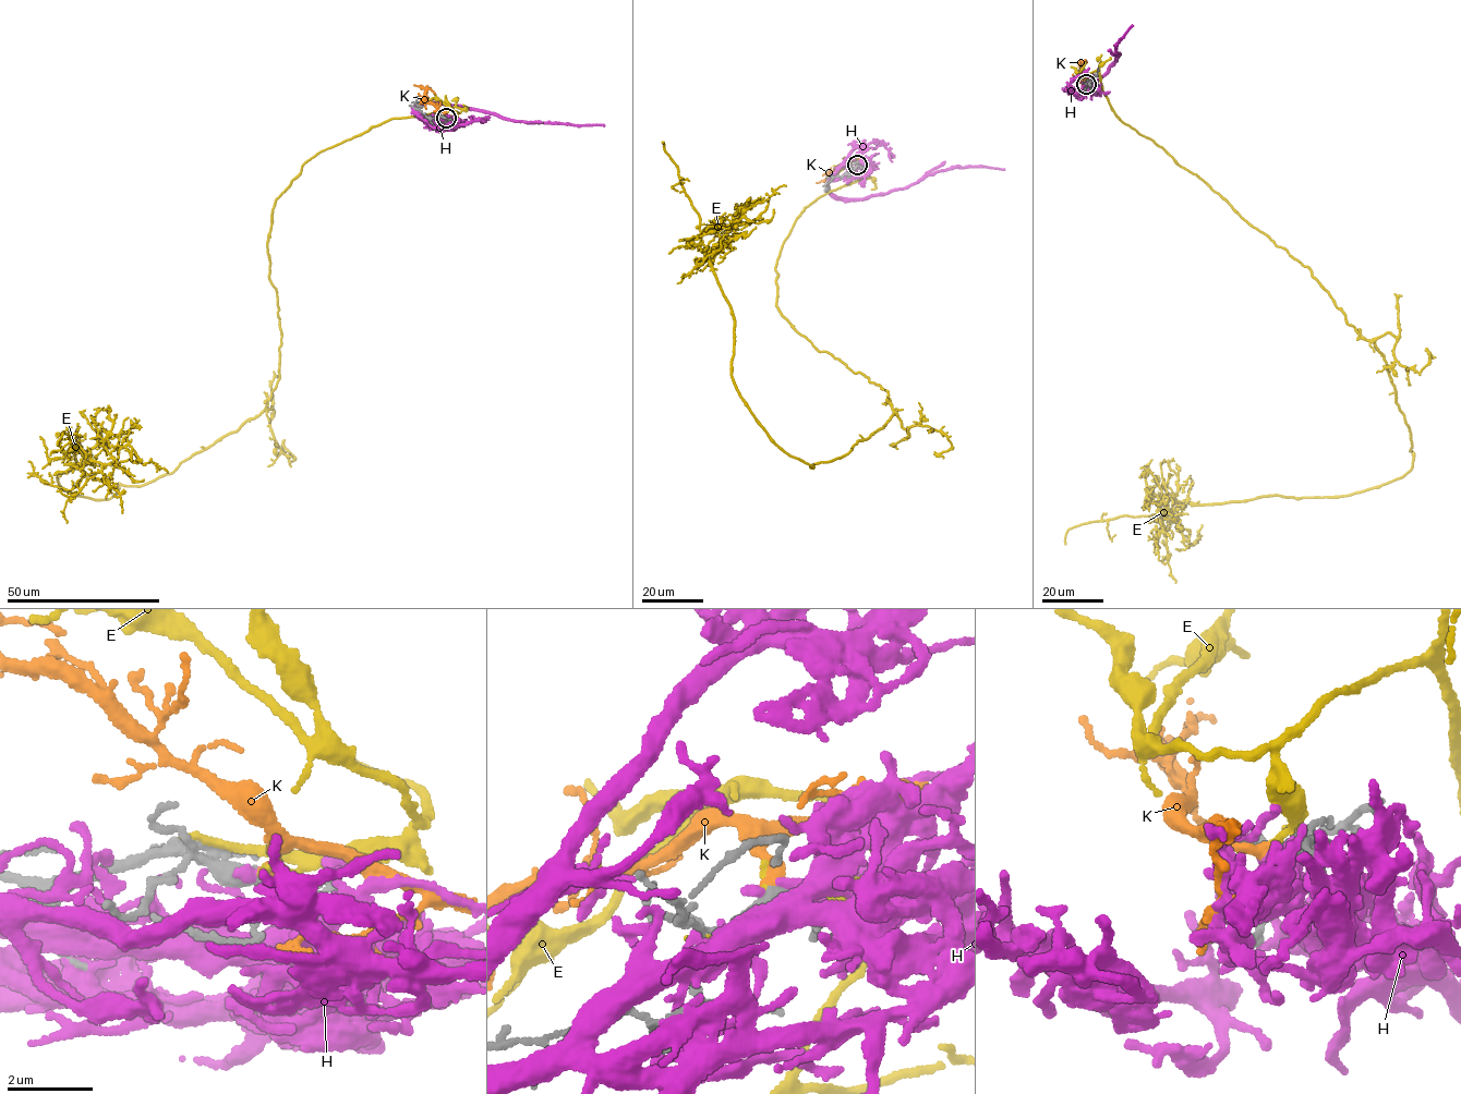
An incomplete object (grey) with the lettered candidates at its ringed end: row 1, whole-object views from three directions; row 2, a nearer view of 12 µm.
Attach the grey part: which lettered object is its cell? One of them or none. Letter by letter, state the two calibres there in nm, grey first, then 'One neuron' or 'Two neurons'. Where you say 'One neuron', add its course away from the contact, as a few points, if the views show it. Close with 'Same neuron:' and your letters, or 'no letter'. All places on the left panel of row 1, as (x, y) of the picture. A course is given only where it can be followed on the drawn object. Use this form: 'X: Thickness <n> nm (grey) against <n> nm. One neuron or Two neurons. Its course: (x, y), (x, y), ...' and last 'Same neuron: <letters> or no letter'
E: Thickness 280 nm (grey) against 140 nm. Two neurons
H: Thickness 340 nm (grey) against 300 nm. Two neurons
K: Thickness 280 nm (grey) against 280 nm. One neuron. Its course: (446, 118), (424, 100), (425, 89), (413, 85)
Same neuron: K

